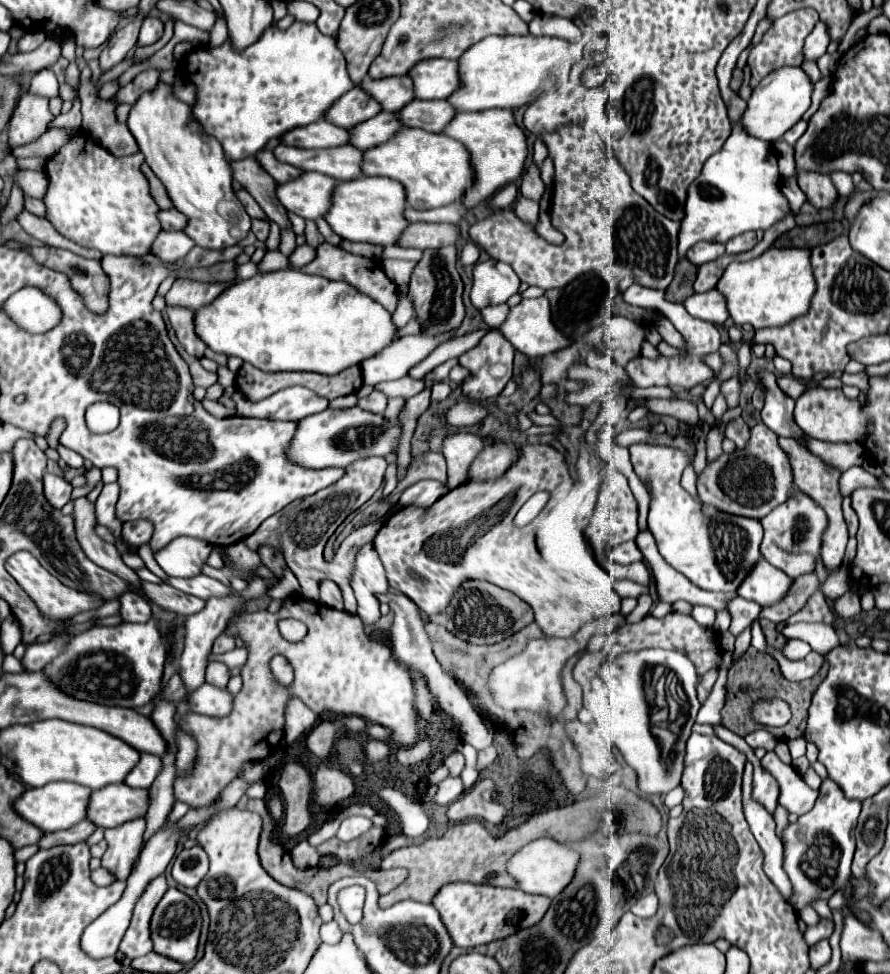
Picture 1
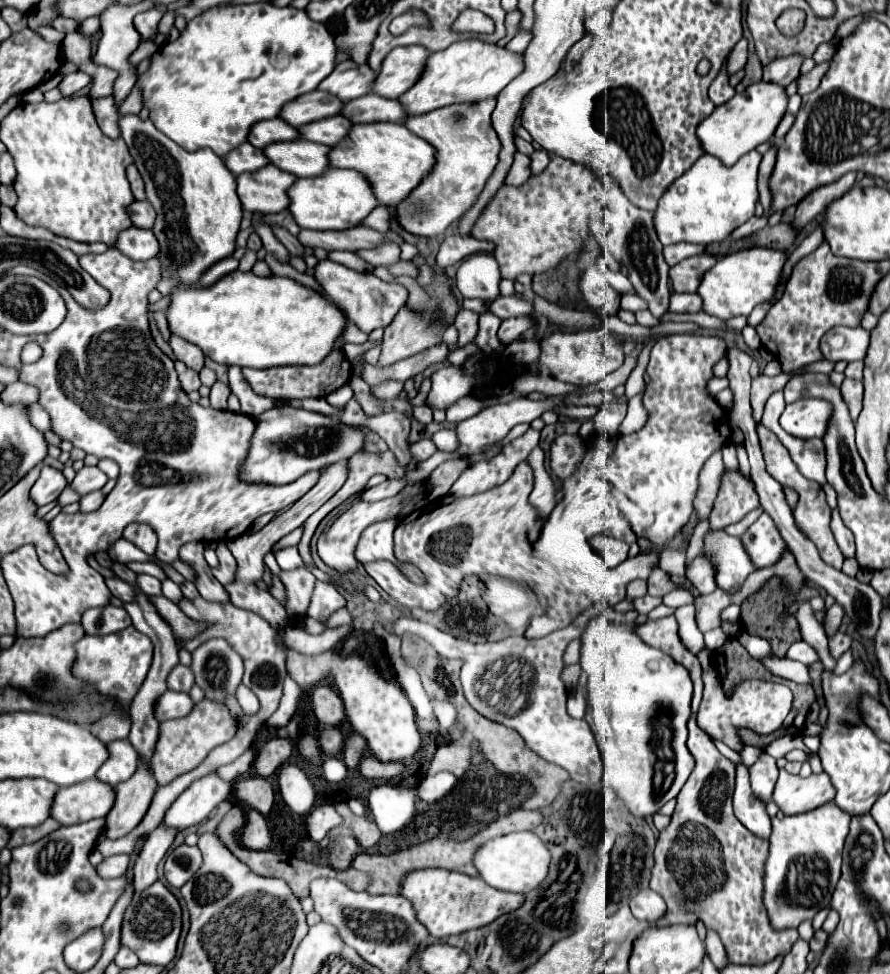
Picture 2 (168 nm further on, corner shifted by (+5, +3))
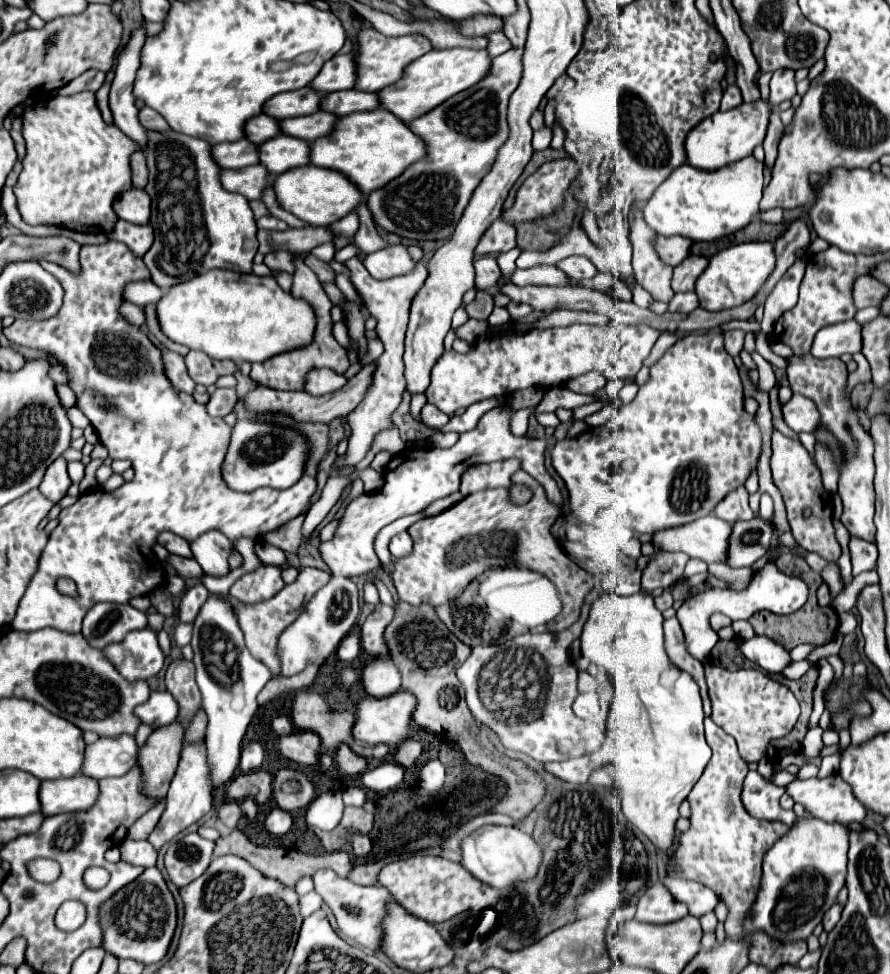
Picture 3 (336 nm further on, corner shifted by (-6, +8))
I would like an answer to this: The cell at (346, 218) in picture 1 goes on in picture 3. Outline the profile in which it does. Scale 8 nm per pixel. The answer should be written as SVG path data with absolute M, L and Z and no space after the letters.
M312 164L294 168L294 170L286 170L284 174L276 176L272 188L276 192L278 204L286 212L292 212L296 218L312 226L334 224L342 216L350 214L362 202L362 194L358 192L354 184L350 184L348 178L340 176L340 172L326 172L324 168L316 168Z

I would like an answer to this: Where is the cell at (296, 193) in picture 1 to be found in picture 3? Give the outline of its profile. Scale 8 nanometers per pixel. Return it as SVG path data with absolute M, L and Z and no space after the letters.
M260 164L240 168L240 172L222 170L220 172L220 184L228 192L242 194L246 200L260 200L262 188L268 186L268 170Z

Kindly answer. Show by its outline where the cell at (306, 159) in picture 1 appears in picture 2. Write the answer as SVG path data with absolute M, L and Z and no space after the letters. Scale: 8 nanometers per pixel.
M283 141L265 147L271 163L297 177L319 177L329 165L329 147L313 141Z

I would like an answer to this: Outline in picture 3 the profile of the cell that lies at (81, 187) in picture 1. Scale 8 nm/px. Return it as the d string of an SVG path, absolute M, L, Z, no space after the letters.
M80 92L74 96L52 96L42 100L24 114L24 140L26 156L22 160L22 172L14 184L18 198L18 210L26 224L52 224L86 234L108 234L116 224L112 202L128 188L130 182L130 154L140 150L136 142L128 140L114 124L106 124L96 106L96 94Z

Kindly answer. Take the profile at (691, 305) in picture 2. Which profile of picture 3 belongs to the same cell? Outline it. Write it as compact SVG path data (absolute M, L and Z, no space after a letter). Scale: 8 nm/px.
M694 292L674 294L674 298L668 304L668 312L682 312L682 314L690 314L696 308L698 308L698 296Z

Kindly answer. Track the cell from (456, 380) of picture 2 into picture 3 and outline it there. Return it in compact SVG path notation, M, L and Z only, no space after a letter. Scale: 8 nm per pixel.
M570 324L556 328L534 328L524 334L492 334L480 338L470 352L444 352L432 368L432 384L426 390L430 404L452 416L458 408L468 408L486 398L510 396L526 388L566 386L580 374L600 370L608 380L634 378L662 332L646 324Z

